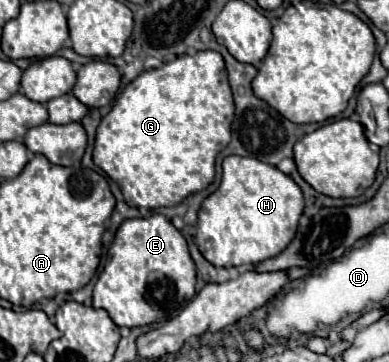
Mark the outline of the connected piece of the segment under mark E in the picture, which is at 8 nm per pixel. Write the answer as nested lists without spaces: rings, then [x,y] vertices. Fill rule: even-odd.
[[[154,214],[150,218],[124,220],[114,236],[114,242],[112,242],[108,254],[110,254],[110,258],[98,276],[92,296],[94,296],[94,306],[106,310],[116,326],[134,328],[134,326],[166,322],[172,314],[176,314],[194,296],[196,266],[188,252],[186,238],[162,214]]]

